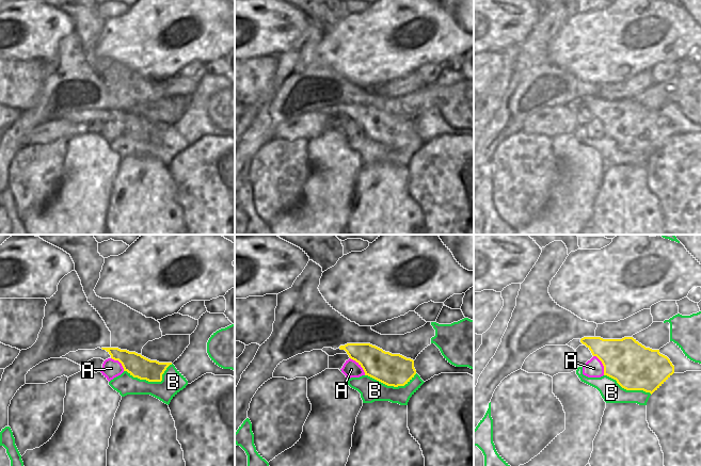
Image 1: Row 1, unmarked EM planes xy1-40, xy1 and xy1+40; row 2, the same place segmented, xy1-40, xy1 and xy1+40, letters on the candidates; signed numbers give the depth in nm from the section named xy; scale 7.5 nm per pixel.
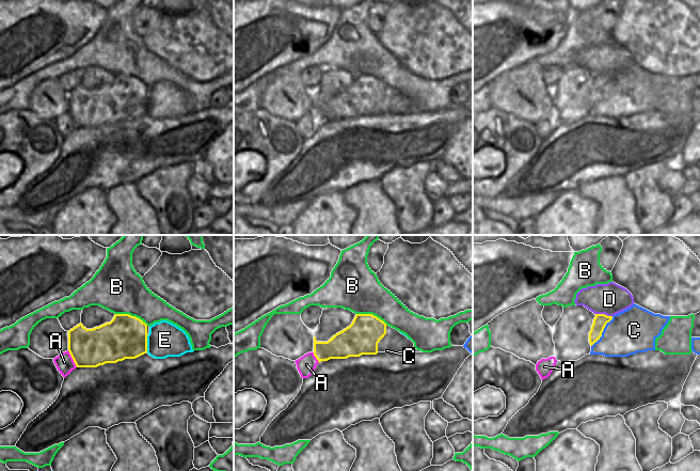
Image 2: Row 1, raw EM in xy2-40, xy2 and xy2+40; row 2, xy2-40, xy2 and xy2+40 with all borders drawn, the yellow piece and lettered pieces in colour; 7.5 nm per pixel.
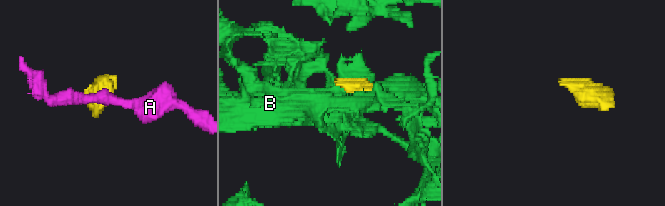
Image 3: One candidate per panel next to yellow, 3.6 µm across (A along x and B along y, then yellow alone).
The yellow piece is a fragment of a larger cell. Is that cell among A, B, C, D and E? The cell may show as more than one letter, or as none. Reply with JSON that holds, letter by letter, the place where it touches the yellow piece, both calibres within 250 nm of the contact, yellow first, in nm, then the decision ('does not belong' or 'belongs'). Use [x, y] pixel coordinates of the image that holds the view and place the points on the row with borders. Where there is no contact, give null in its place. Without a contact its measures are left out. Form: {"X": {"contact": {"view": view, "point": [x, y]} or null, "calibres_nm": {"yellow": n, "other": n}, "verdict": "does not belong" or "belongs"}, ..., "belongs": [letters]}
{"A": {"contact": {"view": "xy1", "point": [361, 366]}, "calibres_nm": {"yellow": 240, "other": 130}, "verdict": "does not belong"}, "B": {"contact": {"view": "xy1-40", "point": [150, 381]}, "calibres_nm": {"yellow": 170, "other": 170}, "verdict": "does not belong"}, "C": {"contact": {"view": "xy2+40", "point": [602, 331]}, "calibres_nm": {"yellow": 100, "other": 340}, "verdict": "does not belong"}, "D": {"contact": {"view": "xy2+40", "point": [604, 314]}, "calibres_nm": {"yellow": 100, "other": 240}, "verdict": "does not belong"}, "E": {"contact": {"view": "xy2-40", "point": [146, 343]}, "calibres_nm": {"yellow": 320, "other": 260}, "verdict": "does not belong"}, "belongs": []}

